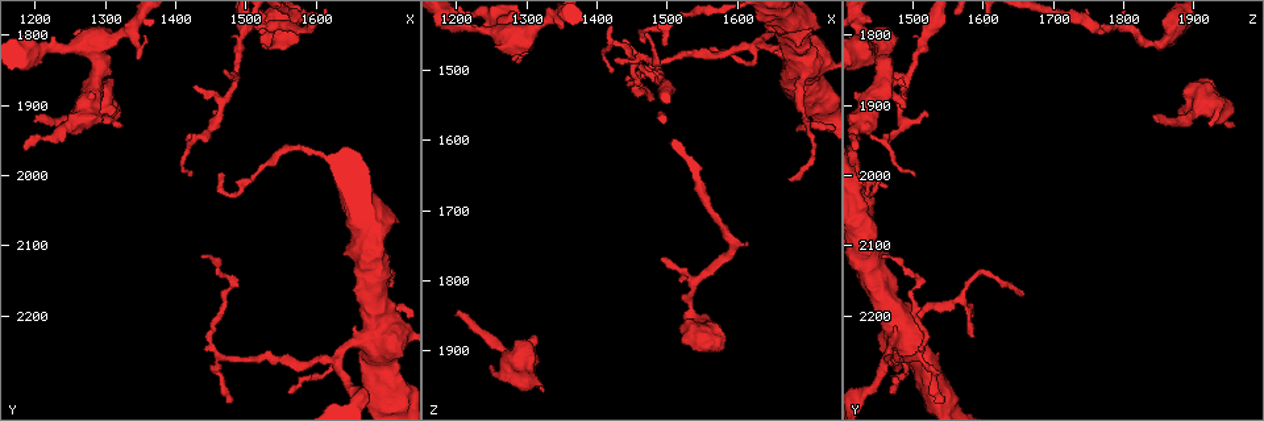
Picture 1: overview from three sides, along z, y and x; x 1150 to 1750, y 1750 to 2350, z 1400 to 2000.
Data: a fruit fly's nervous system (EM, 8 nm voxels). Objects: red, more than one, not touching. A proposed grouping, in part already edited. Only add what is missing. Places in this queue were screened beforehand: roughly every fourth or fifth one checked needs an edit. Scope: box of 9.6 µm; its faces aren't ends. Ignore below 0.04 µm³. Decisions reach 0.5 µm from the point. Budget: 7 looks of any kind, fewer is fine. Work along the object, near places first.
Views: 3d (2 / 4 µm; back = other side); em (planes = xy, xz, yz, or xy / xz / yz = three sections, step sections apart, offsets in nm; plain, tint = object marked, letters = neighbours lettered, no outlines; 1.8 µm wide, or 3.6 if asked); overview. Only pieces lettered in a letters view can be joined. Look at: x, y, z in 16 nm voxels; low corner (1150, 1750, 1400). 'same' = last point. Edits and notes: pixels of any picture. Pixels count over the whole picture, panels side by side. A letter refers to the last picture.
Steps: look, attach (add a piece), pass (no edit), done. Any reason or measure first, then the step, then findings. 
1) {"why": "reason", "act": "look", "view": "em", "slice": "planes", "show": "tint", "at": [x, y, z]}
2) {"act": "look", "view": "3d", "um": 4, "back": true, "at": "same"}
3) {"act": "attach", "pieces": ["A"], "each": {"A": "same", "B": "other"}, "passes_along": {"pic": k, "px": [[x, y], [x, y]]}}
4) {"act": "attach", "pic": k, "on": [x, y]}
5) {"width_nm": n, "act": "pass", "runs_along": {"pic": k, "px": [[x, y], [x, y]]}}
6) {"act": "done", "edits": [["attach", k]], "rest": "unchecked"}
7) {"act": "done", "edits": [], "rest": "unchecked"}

{"why": "free end", "act": "look", "view": "em", "slice": "planes", "show": "letters", "at": [1420, 1870, 1490]}

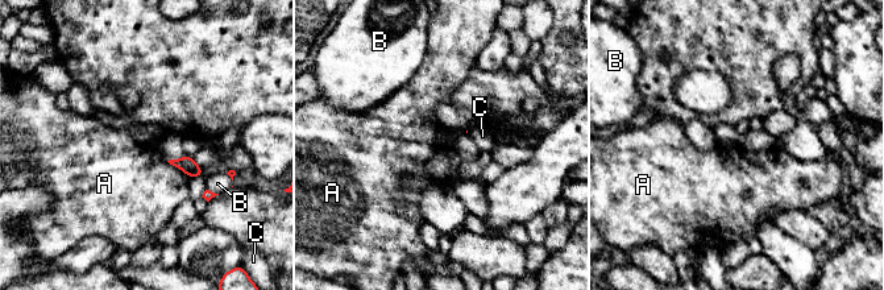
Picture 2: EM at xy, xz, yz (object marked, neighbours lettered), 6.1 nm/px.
{"act": "pass", "each": {"A": "other", "B": "other", "C": "other"}, "border": {"pic": 2, "px": [[166, 161], [181, 169], [189, 178]]}, "found": "no lettered piece goes on from it"}

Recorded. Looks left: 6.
{"why": "tapers out", "act": "look", "view": "3d", "um": 2, "at": [1415, 2005, 1505]}

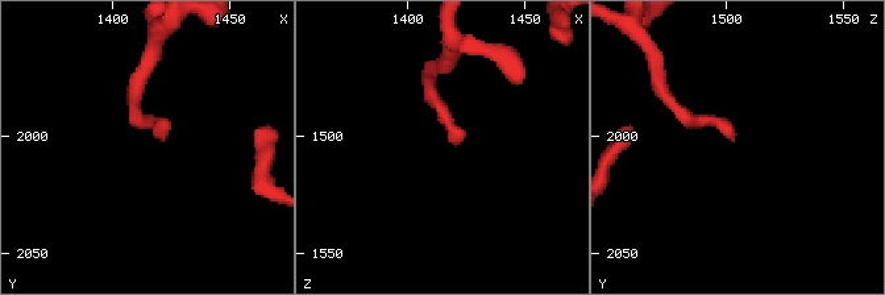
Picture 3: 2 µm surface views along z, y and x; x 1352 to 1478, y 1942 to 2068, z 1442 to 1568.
{"act": "look", "view": "em", "slice": "xz", "step": 4, "show": "tint", "at": [1419, 2001, 1503]}

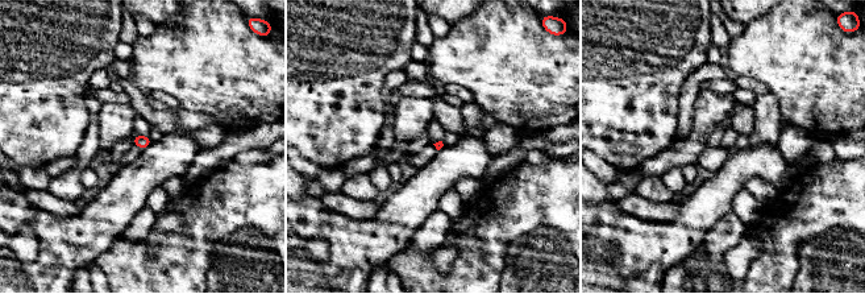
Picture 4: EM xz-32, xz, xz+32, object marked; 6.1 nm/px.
{"why": "cut it another way", "act": "look", "view": "em", "slice": "planes", "show": "letters", "at": "same"}

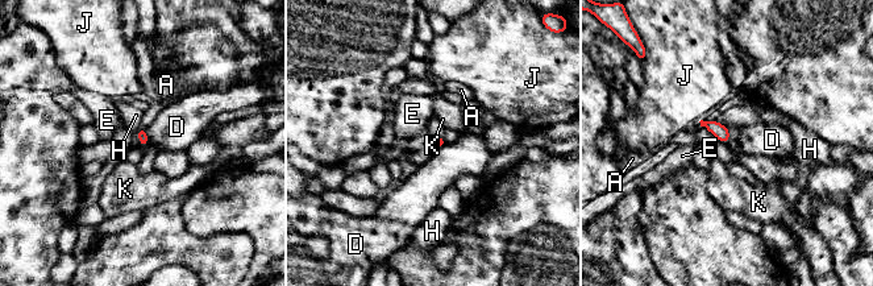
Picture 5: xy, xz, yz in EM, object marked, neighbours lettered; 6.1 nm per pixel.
{"act": "pass", "each": {"A": "other", "D": "other", "E": "other", "H": "other", "J": "other", "K": "other"}, "border": {"pic": 5, "px": [[145, 128], [148, 144]]}, "found": "none of them fits"}

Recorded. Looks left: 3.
{"why": "branch stops here", "act": "look", "view": "3d", "um": 2, "at": [1195, 1930, 1845]}

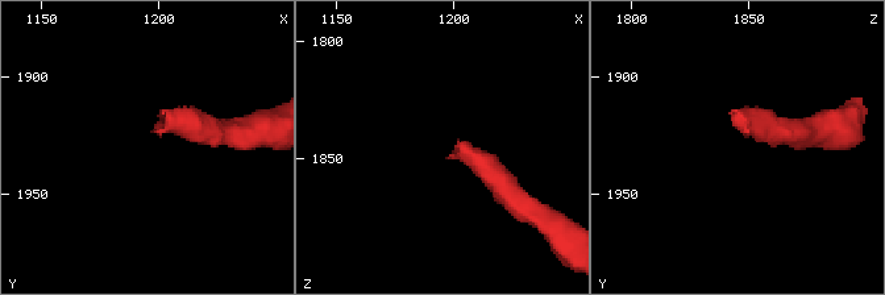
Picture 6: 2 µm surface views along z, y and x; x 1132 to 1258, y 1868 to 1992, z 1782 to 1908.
{"why": "shape alone is not enough", "act": "look", "view": "em", "um": 3.6, "slice": "planes", "show": "letters", "at": [1199, 1926, 1849]}

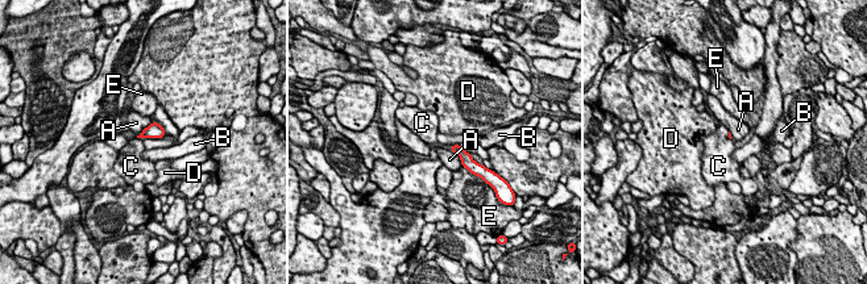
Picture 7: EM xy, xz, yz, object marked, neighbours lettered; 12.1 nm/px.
{"act": "attach", "pieces": ["C"], "each": {"A": "other", "B": "other", "C": "same", "D": "other", "E": "other"}, "passes_along": {"pic": 7, "px": [[154, 130], [139, 137], [131, 155]]}, "found": "the neuron continues"}

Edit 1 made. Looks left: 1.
{"act": "done", "edits": [["attach", 7]], "rest": "unchecked"}

